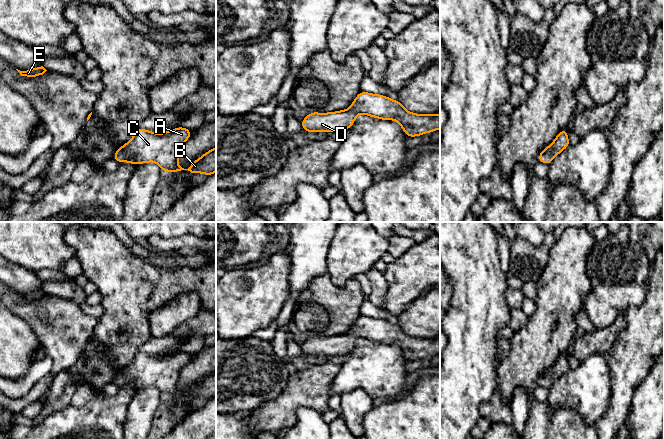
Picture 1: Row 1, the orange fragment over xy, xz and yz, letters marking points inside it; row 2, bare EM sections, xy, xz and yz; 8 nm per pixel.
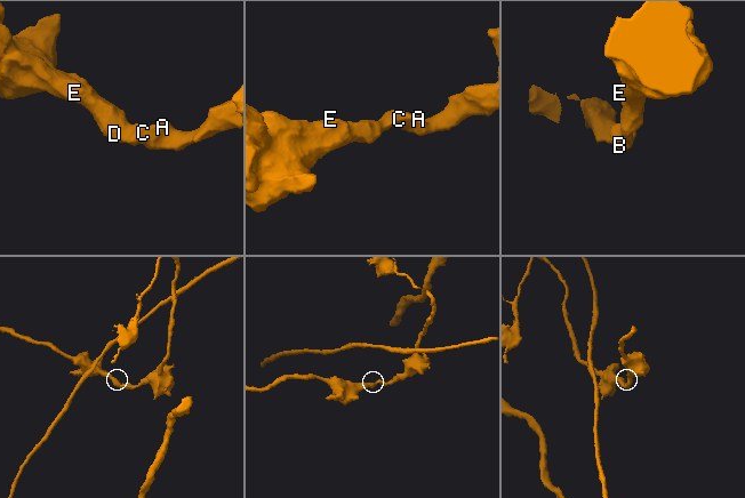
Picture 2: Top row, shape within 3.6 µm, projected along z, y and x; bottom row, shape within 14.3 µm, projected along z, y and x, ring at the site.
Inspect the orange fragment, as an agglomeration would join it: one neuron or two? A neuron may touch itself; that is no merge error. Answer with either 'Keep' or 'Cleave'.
Keep

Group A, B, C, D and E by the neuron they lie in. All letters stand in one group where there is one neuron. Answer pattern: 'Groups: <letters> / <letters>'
Groups: A B C D E

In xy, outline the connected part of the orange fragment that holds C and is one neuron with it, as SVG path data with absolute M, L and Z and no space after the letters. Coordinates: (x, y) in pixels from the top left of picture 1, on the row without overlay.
M139 351L134 360L115 376L113 383L139 389L156 386L162 395L177 397L188 394L191 397L203 397L206 400L216 396L216 371L194 384L188 393L178 389L181 370L190 362L192 356L177 351L161 358Z

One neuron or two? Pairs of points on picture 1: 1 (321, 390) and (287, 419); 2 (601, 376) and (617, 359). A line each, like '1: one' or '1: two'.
1: one
2: two

